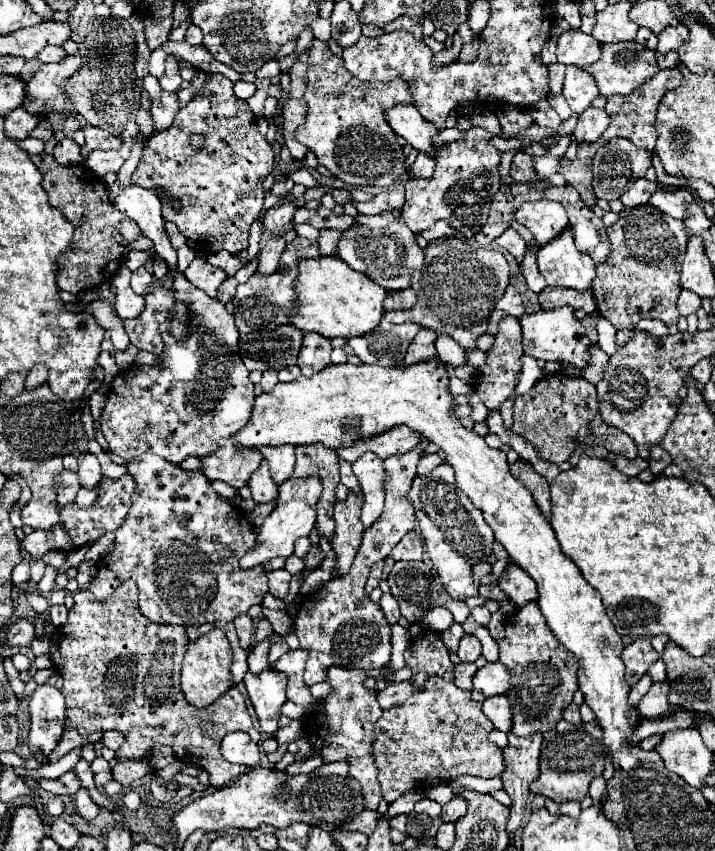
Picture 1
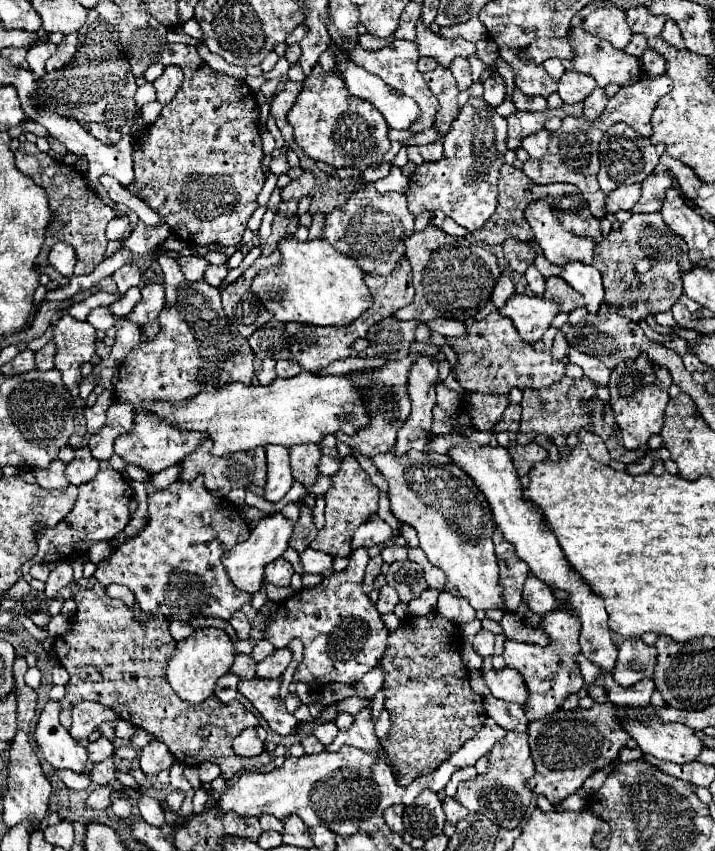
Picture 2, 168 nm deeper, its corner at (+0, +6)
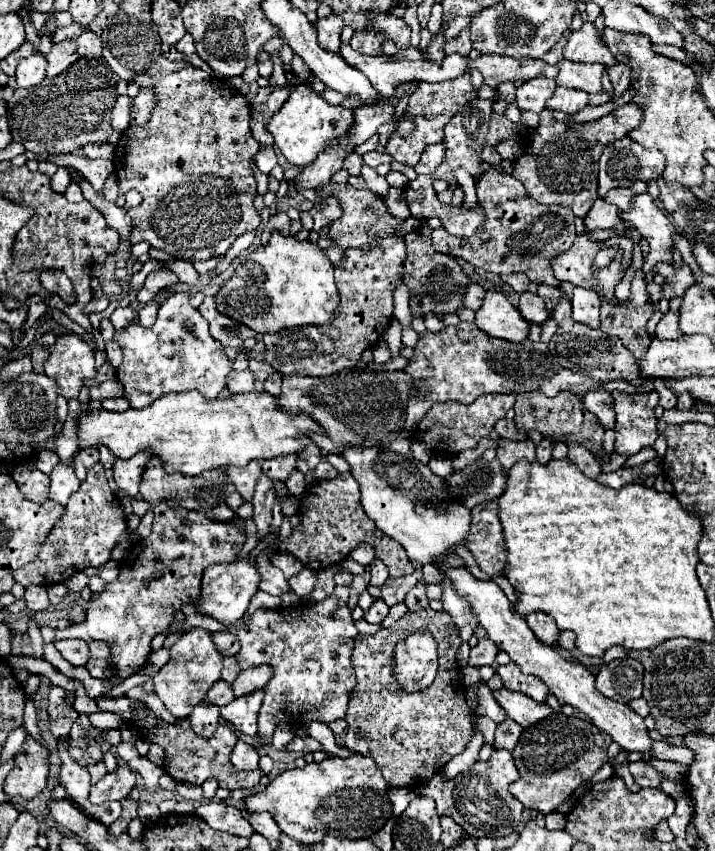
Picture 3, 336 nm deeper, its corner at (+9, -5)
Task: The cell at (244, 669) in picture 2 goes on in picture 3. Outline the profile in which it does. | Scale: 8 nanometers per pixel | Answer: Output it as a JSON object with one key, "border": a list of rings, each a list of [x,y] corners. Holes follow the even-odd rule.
{"border":[[[219,680],[219,682],[207,692],[205,700],[207,700],[207,702],[213,702],[213,704],[217,704],[217,706],[225,706],[225,704],[229,704],[229,702],[235,700],[235,694],[233,694],[229,682]]]}

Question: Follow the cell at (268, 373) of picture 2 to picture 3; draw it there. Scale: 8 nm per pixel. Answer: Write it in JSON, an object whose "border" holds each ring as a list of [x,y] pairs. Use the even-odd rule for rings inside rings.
{"border":[[[243,370],[243,372],[231,372],[231,376],[227,376],[227,388],[233,394],[247,394],[255,390],[255,374],[251,370]]]}

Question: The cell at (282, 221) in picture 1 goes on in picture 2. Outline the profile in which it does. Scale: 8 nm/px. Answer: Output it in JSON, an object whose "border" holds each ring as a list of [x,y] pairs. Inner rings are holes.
{"border":[[[304,169],[298,179],[294,179],[288,187],[282,189],[282,199],[284,199],[284,201],[290,201],[290,199],[300,201],[304,195],[310,195],[310,193],[312,193],[314,183],[316,183],[314,175],[312,175],[308,169]]]}

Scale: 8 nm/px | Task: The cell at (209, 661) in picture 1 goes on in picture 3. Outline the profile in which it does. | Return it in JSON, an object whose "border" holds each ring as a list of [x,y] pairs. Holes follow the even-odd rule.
{"border":[[[193,628],[185,632],[173,646],[171,646],[171,658],[169,662],[155,674],[153,686],[155,694],[161,698],[165,708],[175,718],[185,718],[193,712],[195,704],[199,704],[207,690],[221,678],[221,652],[215,648],[211,634],[203,628]]]}

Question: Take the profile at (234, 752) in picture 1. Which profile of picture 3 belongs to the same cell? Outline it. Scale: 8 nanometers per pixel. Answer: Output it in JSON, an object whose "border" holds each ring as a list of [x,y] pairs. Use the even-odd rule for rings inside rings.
{"border":[[[239,740],[231,752],[231,764],[237,770],[255,770],[259,766],[259,754],[251,744]]]}

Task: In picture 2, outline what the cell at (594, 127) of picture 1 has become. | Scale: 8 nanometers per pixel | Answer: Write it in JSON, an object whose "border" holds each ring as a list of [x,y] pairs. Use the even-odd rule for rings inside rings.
{"border":[[[596,87],[596,89],[584,99],[584,117],[590,119],[590,121],[598,119],[598,117],[604,113],[606,103],[608,103],[608,95],[604,93],[602,87]]]}

